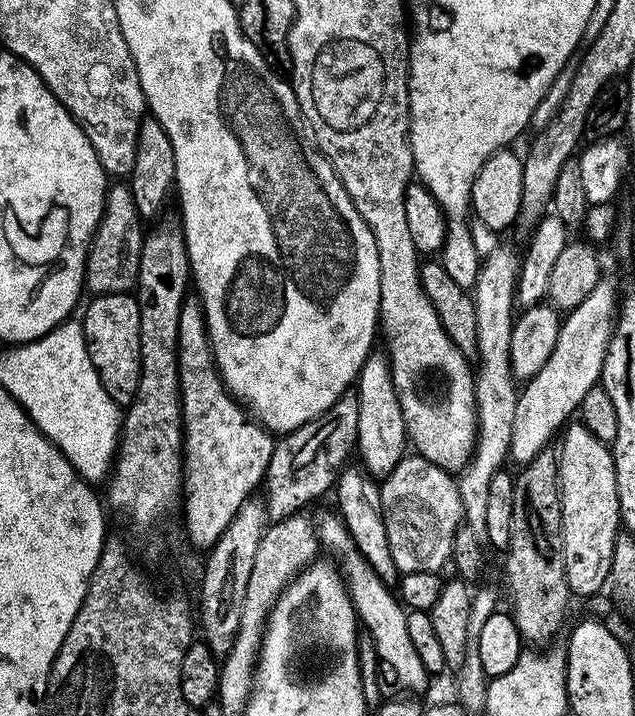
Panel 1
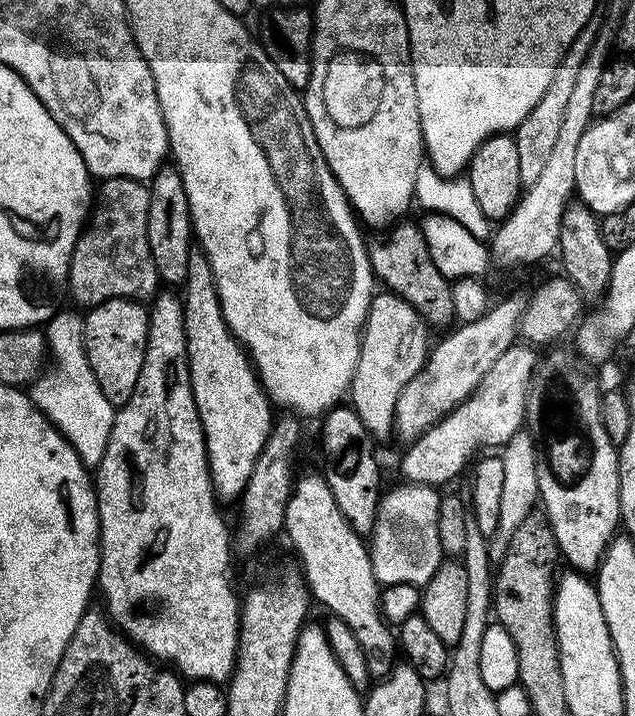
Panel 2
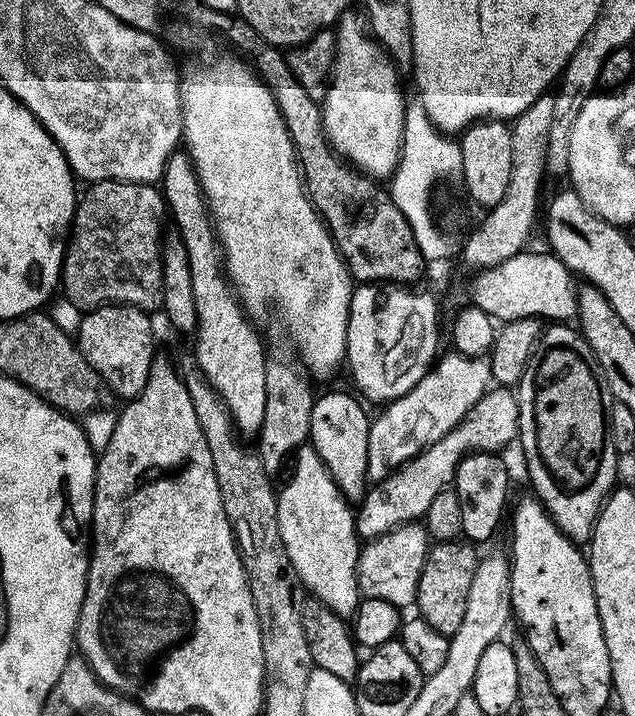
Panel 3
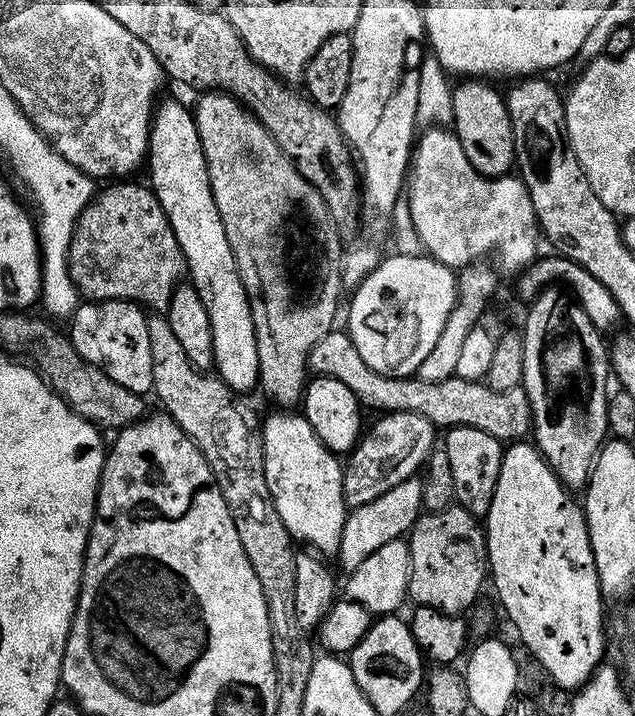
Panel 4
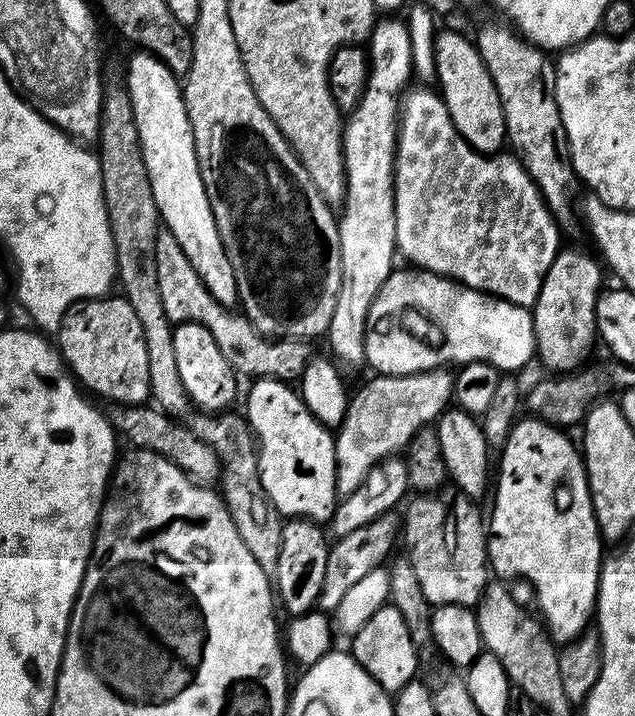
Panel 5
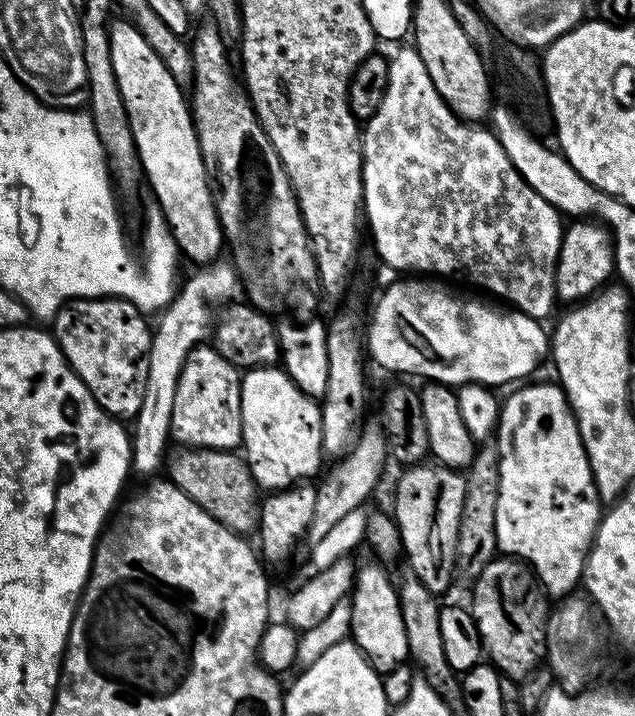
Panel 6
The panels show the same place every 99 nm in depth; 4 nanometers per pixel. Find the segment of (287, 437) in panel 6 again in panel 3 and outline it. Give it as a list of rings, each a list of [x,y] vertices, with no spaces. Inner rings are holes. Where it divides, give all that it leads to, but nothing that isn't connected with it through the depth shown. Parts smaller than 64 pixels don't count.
[[[311,446],[296,449],[291,468],[292,473],[276,498],[282,546],[286,546],[300,583],[315,599],[326,602],[339,616],[355,617],[362,599],[356,573],[362,544],[356,533],[353,505],[344,499],[334,478],[330,478],[330,470],[326,470]]]

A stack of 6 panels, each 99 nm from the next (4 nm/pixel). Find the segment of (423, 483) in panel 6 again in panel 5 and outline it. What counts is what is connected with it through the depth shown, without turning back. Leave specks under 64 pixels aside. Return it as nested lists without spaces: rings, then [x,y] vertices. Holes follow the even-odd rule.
[[[437,490],[417,495],[407,501],[408,513],[402,518],[402,542],[408,547],[406,557],[413,566],[422,594],[432,606],[453,604],[472,608],[479,604],[484,589],[490,583],[490,565],[488,563],[488,538],[485,517],[480,517],[477,505],[467,496],[455,490]]]

